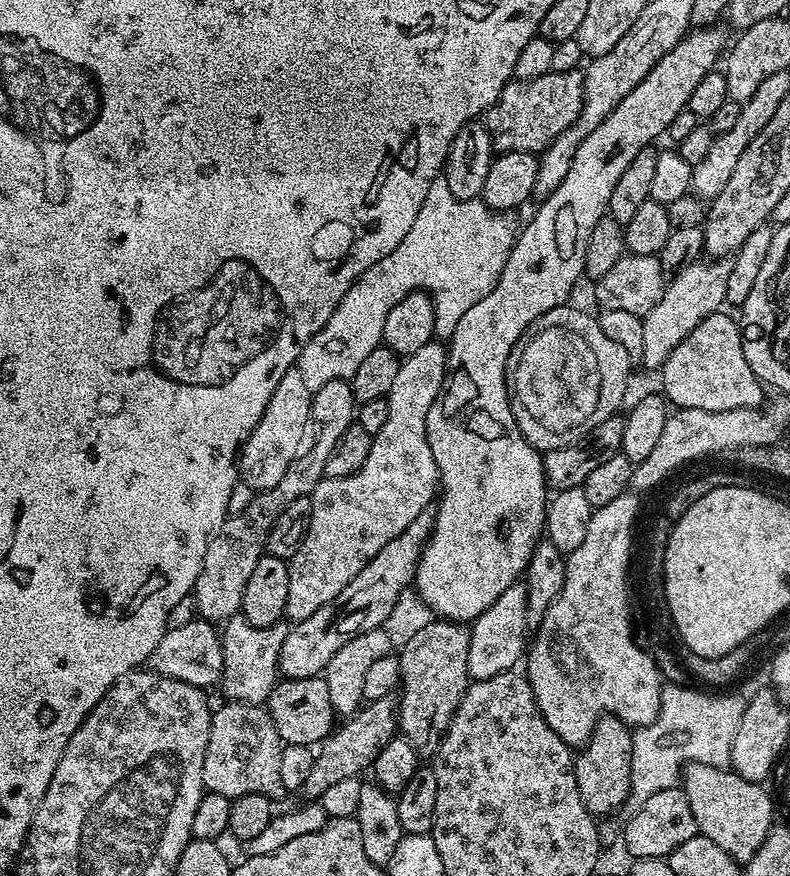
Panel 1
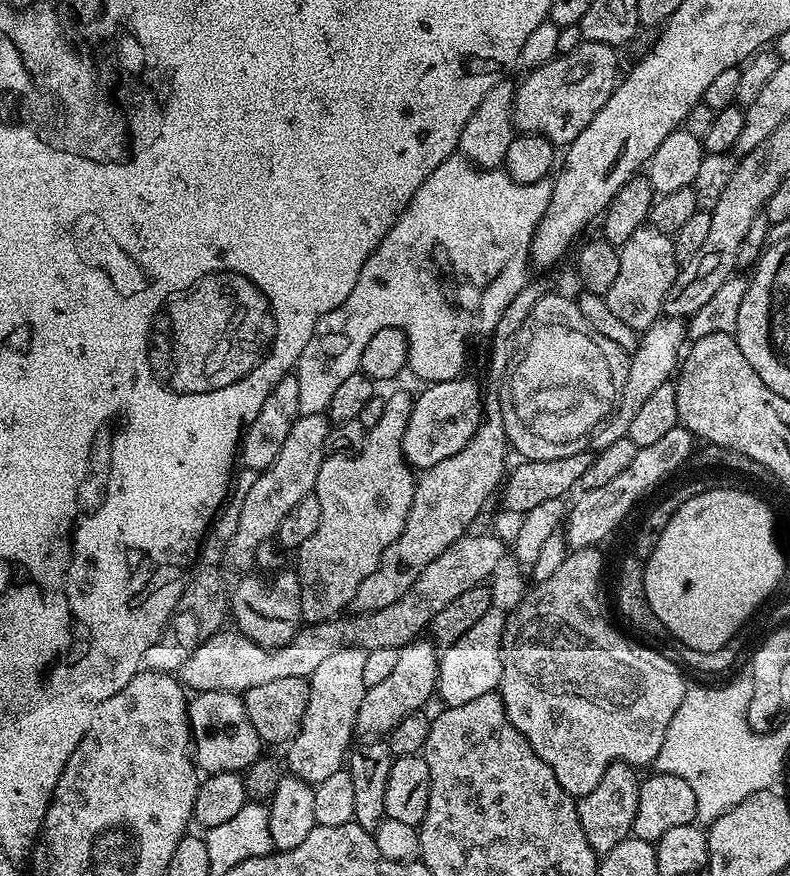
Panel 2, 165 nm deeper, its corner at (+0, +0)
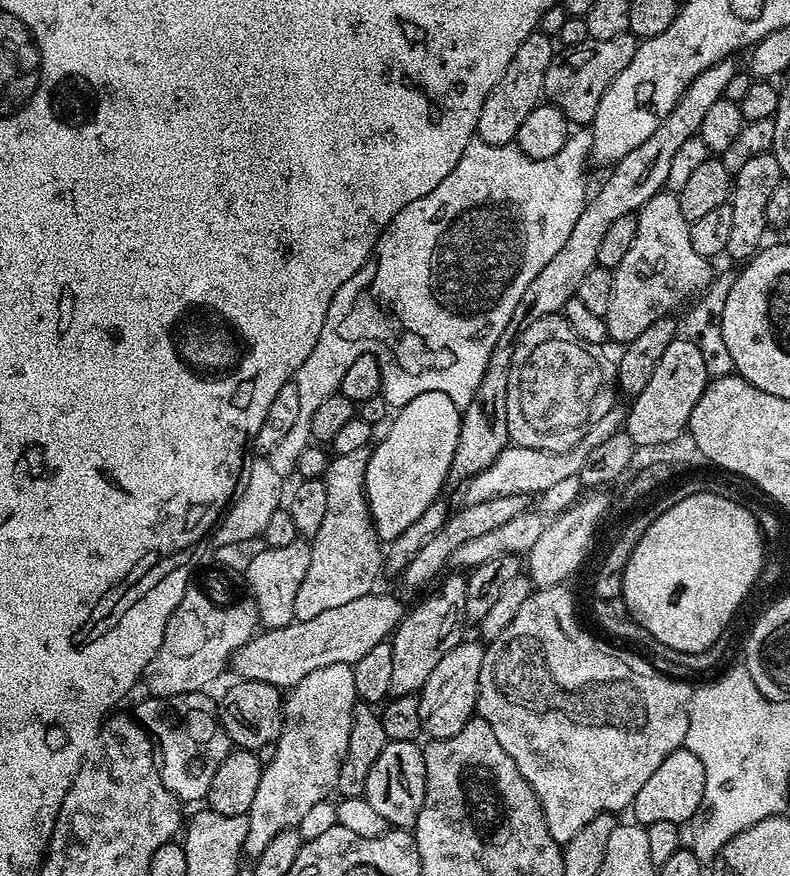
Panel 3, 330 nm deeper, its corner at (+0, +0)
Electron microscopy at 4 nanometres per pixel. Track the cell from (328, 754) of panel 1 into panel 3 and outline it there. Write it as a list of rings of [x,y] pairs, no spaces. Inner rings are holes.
[[[463,575],[443,577],[444,585],[433,596],[428,596],[416,609],[409,611],[390,637],[394,650],[394,671],[390,678],[391,695],[410,696],[419,693],[426,678],[434,674],[434,666],[454,650],[465,639],[467,579]]]

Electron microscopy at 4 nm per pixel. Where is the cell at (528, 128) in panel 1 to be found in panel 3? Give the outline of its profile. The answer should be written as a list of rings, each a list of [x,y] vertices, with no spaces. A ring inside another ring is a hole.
[[[625,34],[618,38],[605,40],[589,39],[588,43],[570,48],[553,55],[550,70],[546,70],[544,96],[547,103],[553,104],[569,122],[576,126],[591,125],[594,114],[598,114],[598,102],[602,102],[602,94],[630,66],[630,58],[636,53],[637,37]]]

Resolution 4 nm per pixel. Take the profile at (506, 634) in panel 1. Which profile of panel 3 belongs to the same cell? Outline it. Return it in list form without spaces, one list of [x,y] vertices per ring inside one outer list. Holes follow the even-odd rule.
[[[471,638],[465,639],[438,666],[434,666],[434,674],[426,678],[424,687],[420,689],[420,713],[422,714],[422,732],[425,737],[434,740],[445,740],[454,738],[458,730],[468,720],[472,719],[476,712],[476,695],[480,685],[480,673],[484,671],[484,653],[486,651],[483,643],[475,644]]]

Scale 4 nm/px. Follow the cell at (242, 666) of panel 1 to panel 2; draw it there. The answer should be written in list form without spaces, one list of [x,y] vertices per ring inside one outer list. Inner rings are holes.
[[[281,570],[272,575],[244,574],[230,592],[230,620],[235,631],[258,642],[263,648],[277,648],[294,638],[302,627],[302,590],[295,571]]]

